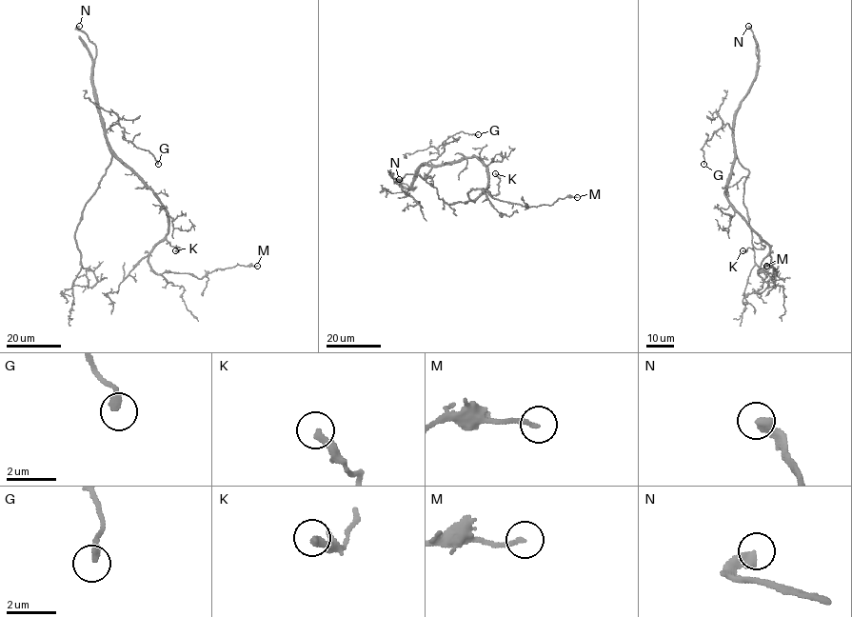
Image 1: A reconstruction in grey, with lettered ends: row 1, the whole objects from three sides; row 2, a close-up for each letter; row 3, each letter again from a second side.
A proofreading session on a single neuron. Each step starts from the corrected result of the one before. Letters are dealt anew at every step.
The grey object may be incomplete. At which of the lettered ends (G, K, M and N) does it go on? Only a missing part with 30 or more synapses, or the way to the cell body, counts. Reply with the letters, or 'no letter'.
N

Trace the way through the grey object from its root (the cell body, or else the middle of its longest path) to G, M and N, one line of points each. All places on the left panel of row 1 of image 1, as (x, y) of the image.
G: (141, 180), (111, 149), (107, 130), (117, 124), (124, 129), (124, 138), (148, 150), (158, 164)
M: (141, 180), (168, 218), (168, 233), (148, 259), (156, 273), (202, 278), (217, 268), (257, 266)
N: (141, 180), (117, 156), (107, 140), (92, 79), (96, 47), (77, 28), (79, 26)

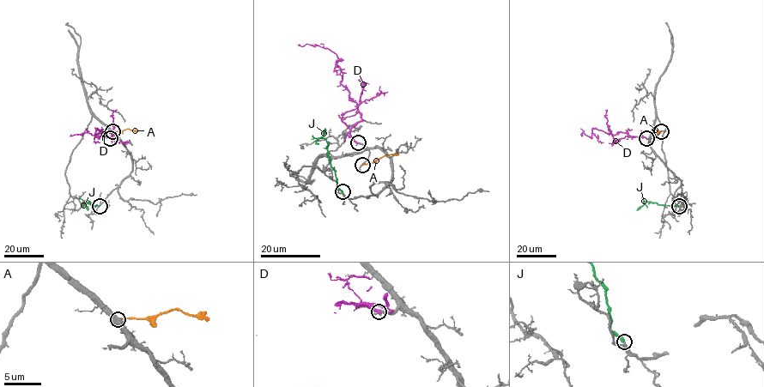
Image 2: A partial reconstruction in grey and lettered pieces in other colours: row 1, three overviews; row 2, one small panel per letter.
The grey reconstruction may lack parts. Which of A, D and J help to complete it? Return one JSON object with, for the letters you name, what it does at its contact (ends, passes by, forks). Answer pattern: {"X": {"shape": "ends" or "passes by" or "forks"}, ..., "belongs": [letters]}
{"D": {"shape": "ends"}, "J": {"shape": "ends"}, "belongs": ["D", "J"]}

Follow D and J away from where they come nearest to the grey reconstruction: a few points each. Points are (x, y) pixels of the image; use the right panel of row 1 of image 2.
D: (646, 138), (620, 132), (613, 135), (595, 129), (590, 136), (583, 132), (581, 135)
J: (679, 206), (643, 200), (645, 204), (636, 210)

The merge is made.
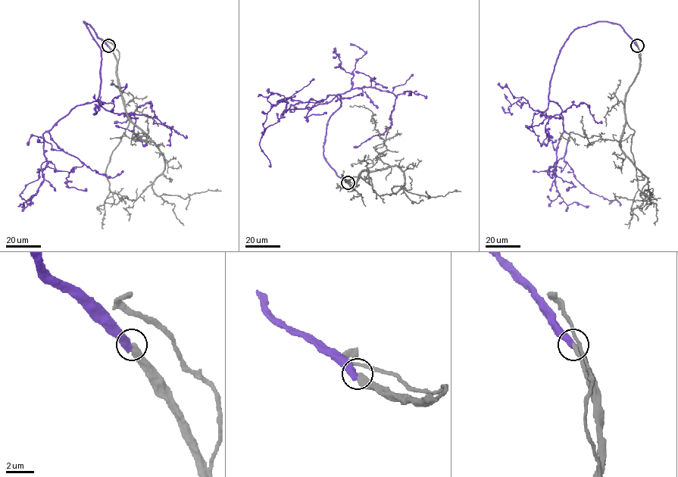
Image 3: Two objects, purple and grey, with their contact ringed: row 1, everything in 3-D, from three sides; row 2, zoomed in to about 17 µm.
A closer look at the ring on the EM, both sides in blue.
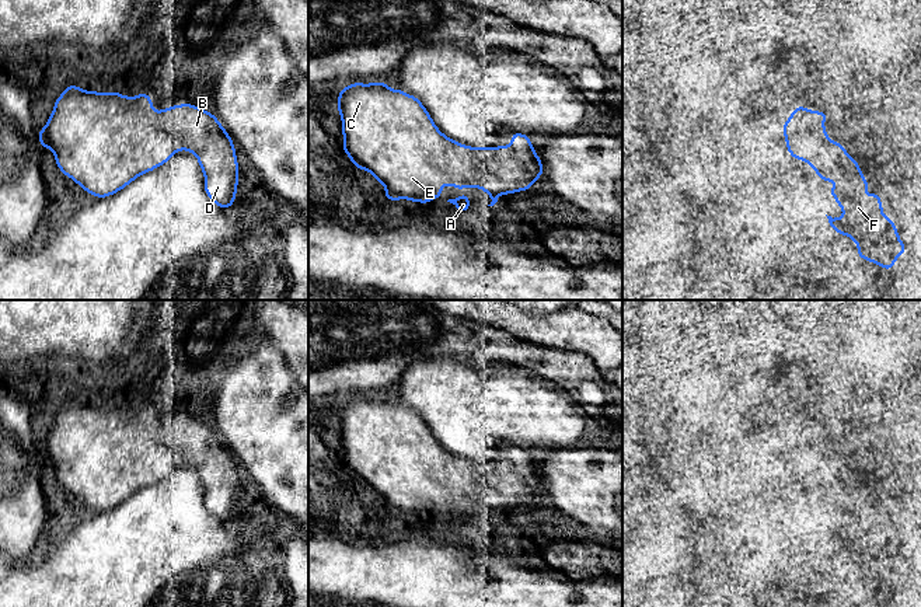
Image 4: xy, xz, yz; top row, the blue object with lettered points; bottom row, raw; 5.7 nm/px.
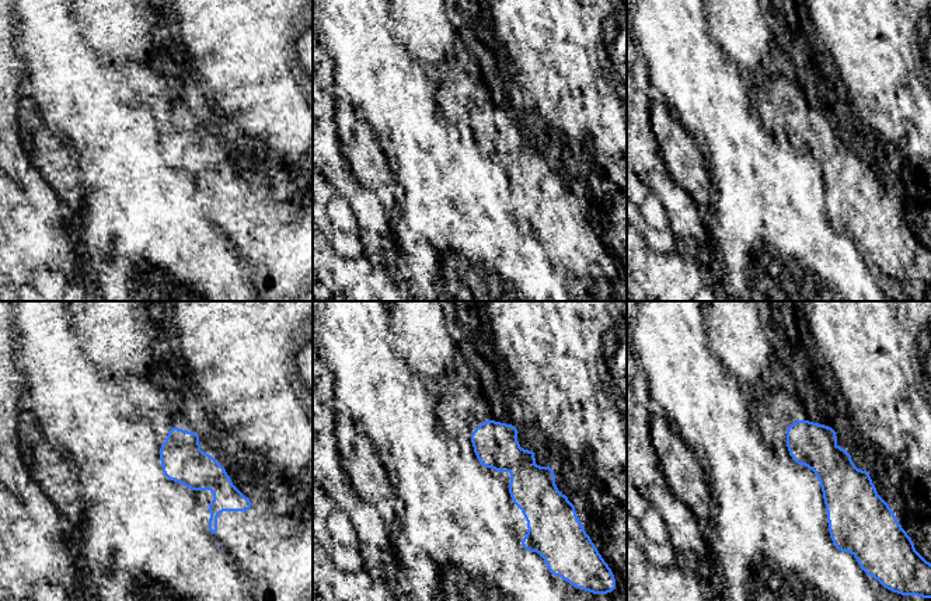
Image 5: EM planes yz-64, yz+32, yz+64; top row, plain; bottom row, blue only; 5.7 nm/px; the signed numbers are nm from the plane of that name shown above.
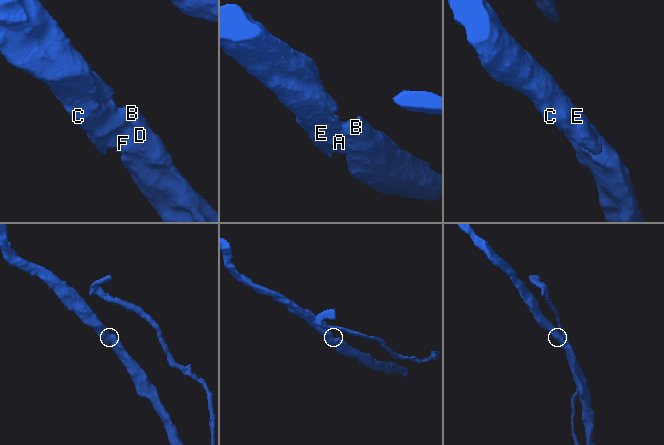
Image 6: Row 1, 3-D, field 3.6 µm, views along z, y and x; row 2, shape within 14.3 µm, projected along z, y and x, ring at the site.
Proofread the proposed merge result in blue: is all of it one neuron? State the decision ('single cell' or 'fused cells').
single cell

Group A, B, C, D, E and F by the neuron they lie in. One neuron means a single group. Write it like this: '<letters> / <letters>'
A B C D E F

